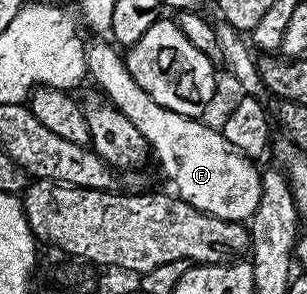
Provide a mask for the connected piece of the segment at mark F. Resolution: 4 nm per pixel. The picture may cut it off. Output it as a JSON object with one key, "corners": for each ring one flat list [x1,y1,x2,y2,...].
{"corners":[[91,42,87,46,86,69,89,78,94,78,98,82,97,90,116,109,120,109,120,113,124,113,124,117,128,117,128,121,132,121,132,125,140,129,140,133,144,133,153,158,158,158,163,173,170,178,177,198,206,215,233,223,242,223,252,218,256,213,256,205,260,205,262,188,262,171,254,168,255,160,237,151,222,136,217,126,205,127,201,118,181,115,152,101,152,97,148,97,144,89,140,89,140,85,127,69,126,60,119,48,107,43]]}

